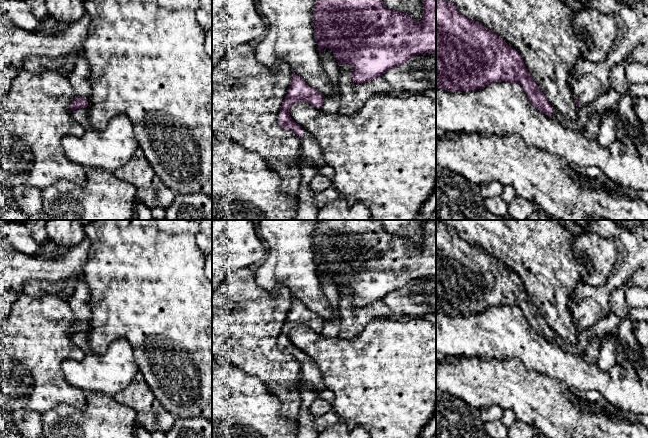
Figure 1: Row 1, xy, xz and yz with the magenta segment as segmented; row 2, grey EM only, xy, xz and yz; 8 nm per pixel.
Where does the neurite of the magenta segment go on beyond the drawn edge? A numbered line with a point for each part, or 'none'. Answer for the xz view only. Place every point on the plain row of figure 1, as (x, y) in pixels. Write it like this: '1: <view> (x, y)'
1: xz (310, 374)

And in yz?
1: yz (589, 304)

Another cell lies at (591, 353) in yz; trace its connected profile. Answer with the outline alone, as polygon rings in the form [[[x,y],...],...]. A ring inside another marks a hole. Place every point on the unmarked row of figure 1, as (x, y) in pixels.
[[[596,337],[589,341],[586,349],[579,354],[589,363],[597,364],[600,354],[602,337]]]

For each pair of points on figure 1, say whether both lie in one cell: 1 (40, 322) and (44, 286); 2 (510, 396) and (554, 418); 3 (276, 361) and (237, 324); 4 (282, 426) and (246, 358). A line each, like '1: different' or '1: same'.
1: different
2: same
3: same
4: different

